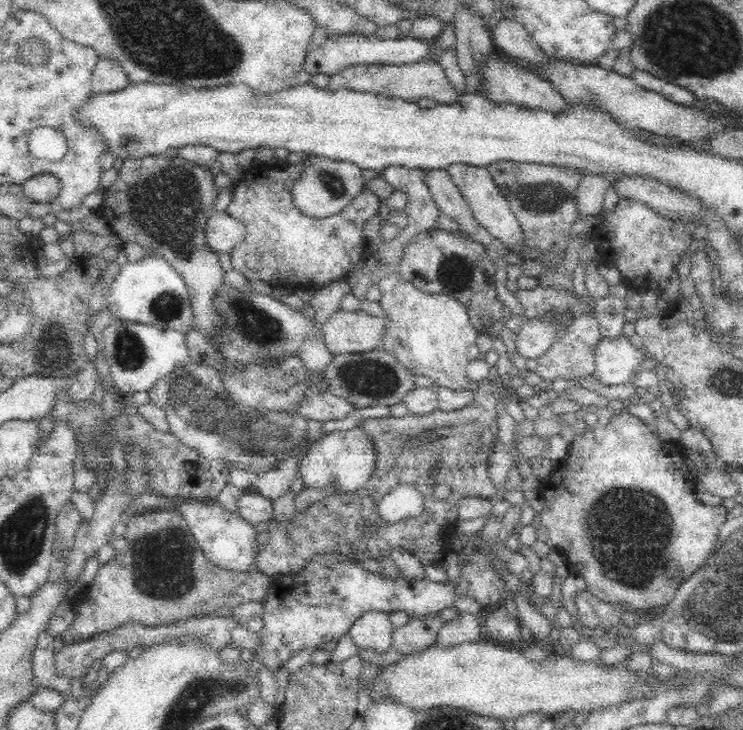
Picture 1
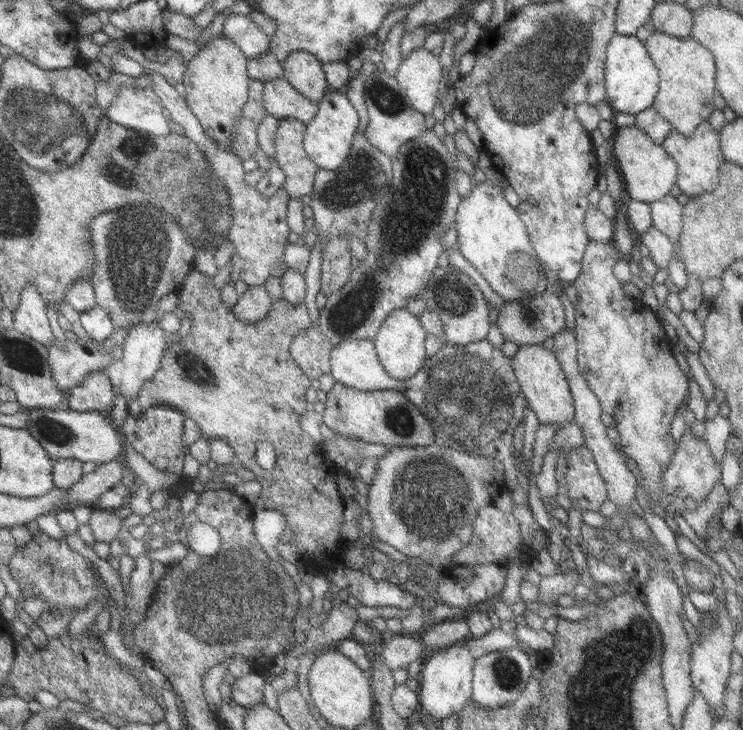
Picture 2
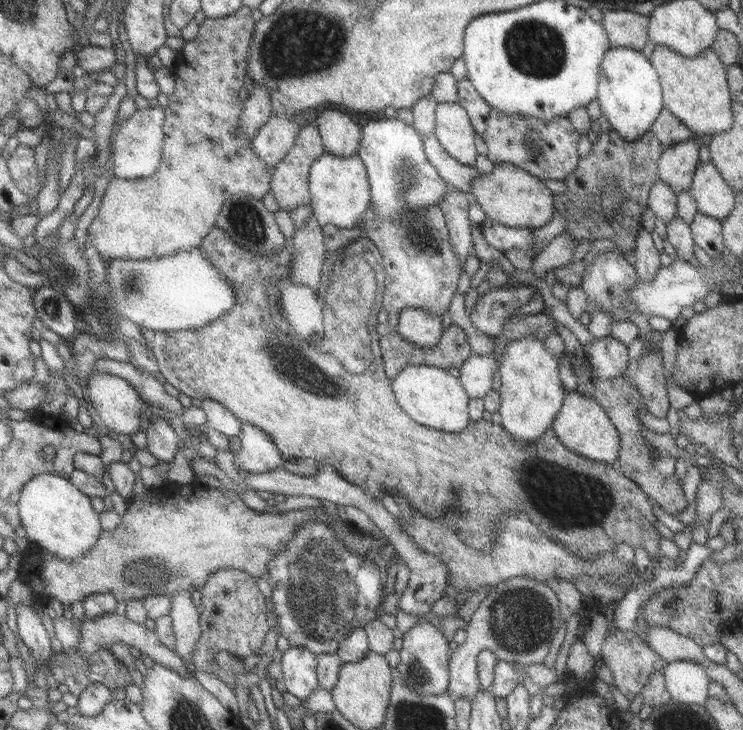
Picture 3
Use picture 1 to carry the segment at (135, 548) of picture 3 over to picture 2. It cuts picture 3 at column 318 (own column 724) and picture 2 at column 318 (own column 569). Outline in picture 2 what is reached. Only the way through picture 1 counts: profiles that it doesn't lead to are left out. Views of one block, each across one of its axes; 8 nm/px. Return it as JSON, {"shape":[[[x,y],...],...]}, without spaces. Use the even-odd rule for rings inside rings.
{"shape":[[[194,268],[187,277],[179,296],[179,311],[192,315],[190,331],[177,343],[168,344],[157,374],[143,385],[139,396],[127,402],[131,415],[140,415],[151,407],[170,405],[201,426],[201,433],[207,439],[227,442],[235,451],[236,460],[243,467],[255,473],[255,479],[261,483],[260,505],[269,510],[281,511],[287,519],[287,528],[281,538],[283,544],[294,544],[301,552],[301,558],[323,564],[323,558],[329,559],[329,566],[341,564],[335,558],[340,556],[342,547],[339,528],[343,522],[344,501],[337,492],[337,474],[331,466],[325,464],[313,452],[312,439],[299,428],[299,417],[305,410],[303,394],[309,386],[306,373],[291,372],[297,370],[289,348],[294,336],[310,327],[310,320],[303,303],[295,306],[287,300],[274,302],[269,315],[257,323],[247,323],[239,319],[237,313],[228,308],[222,300],[222,293],[214,286],[214,280]],[[257,442],[270,443],[277,454],[272,469],[262,468],[257,463],[255,448]]]}

